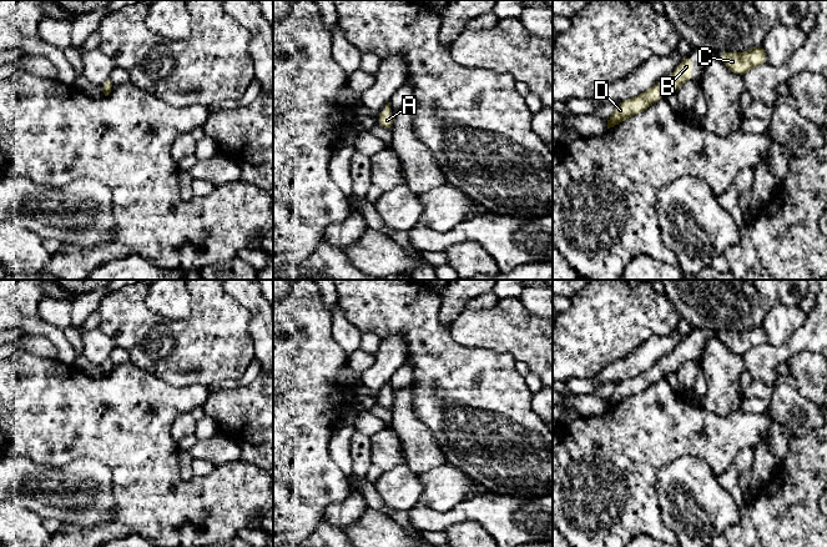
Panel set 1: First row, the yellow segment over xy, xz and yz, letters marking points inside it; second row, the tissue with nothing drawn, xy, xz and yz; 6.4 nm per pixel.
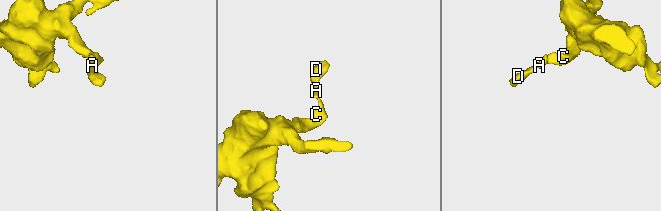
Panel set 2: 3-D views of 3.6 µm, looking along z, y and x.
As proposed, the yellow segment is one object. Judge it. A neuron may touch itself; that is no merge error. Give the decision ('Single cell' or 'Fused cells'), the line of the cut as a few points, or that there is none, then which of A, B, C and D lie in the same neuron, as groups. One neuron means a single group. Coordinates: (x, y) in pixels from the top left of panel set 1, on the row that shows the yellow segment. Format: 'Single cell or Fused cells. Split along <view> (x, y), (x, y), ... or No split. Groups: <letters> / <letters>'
Single cell. No split. Groups: A B C D

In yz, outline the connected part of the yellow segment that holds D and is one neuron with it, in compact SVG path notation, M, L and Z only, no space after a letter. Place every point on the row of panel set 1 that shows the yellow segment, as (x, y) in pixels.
M686 56L680 66L669 75L661 84L656 84L636 97L627 99L615 107L611 117L607 120L607 129L614 127L631 117L634 115L641 114L650 105L656 102L660 97L665 95L665 91L676 91L680 85L685 81L692 80L692 56Z

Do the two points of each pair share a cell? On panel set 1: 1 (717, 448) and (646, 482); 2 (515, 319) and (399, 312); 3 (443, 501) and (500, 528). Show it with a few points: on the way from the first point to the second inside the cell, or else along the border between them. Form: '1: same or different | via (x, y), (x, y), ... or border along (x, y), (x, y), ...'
1: same | via (697, 447), (670, 447), (655, 462)
2: different | border along (449, 325), (452, 337), (464, 346), (470, 346)
3: different | border along (464, 498), (447, 511), (435, 511), (424, 506)

